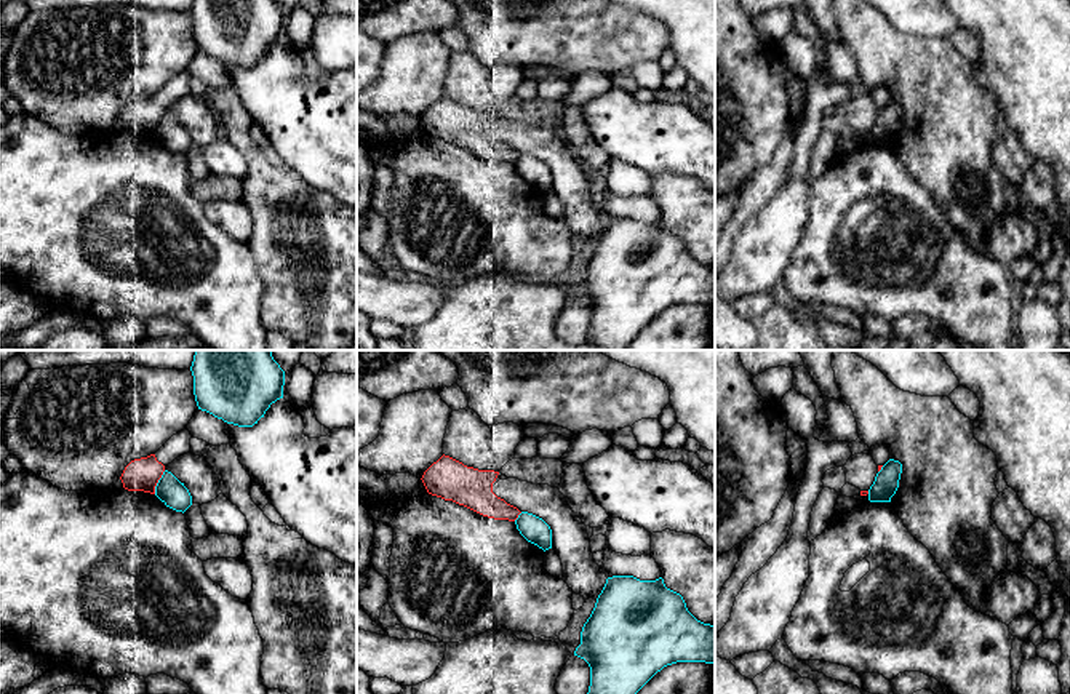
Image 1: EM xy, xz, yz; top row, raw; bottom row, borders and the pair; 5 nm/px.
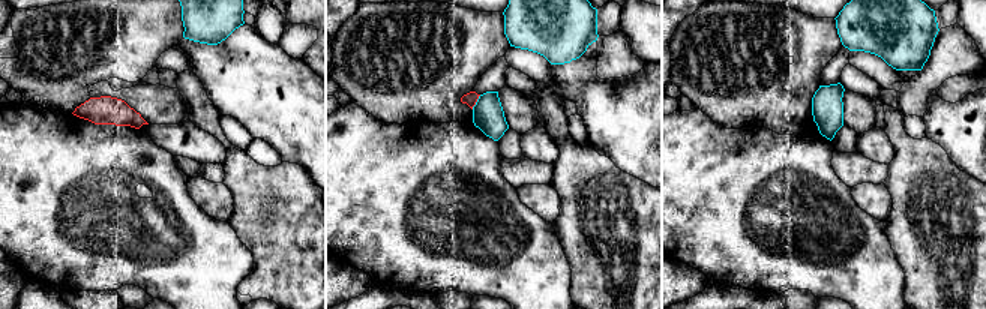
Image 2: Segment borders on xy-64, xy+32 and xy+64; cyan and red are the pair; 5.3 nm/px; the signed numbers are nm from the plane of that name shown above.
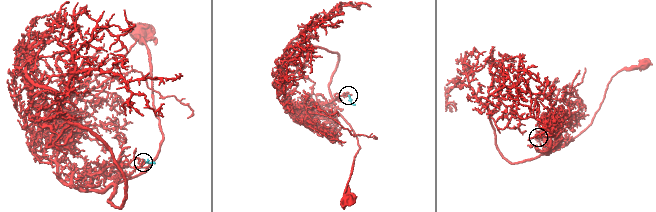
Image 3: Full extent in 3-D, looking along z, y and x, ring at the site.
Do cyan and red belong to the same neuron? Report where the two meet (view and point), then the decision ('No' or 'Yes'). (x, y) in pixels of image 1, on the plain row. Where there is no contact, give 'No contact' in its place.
Touches cyan at xy (159, 123). No

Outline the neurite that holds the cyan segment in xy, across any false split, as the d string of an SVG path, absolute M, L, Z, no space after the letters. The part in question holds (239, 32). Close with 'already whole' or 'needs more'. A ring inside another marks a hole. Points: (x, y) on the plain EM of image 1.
M194 0L198 51L238 69L253 69L283 40L285 13L273 0Z; already whole

